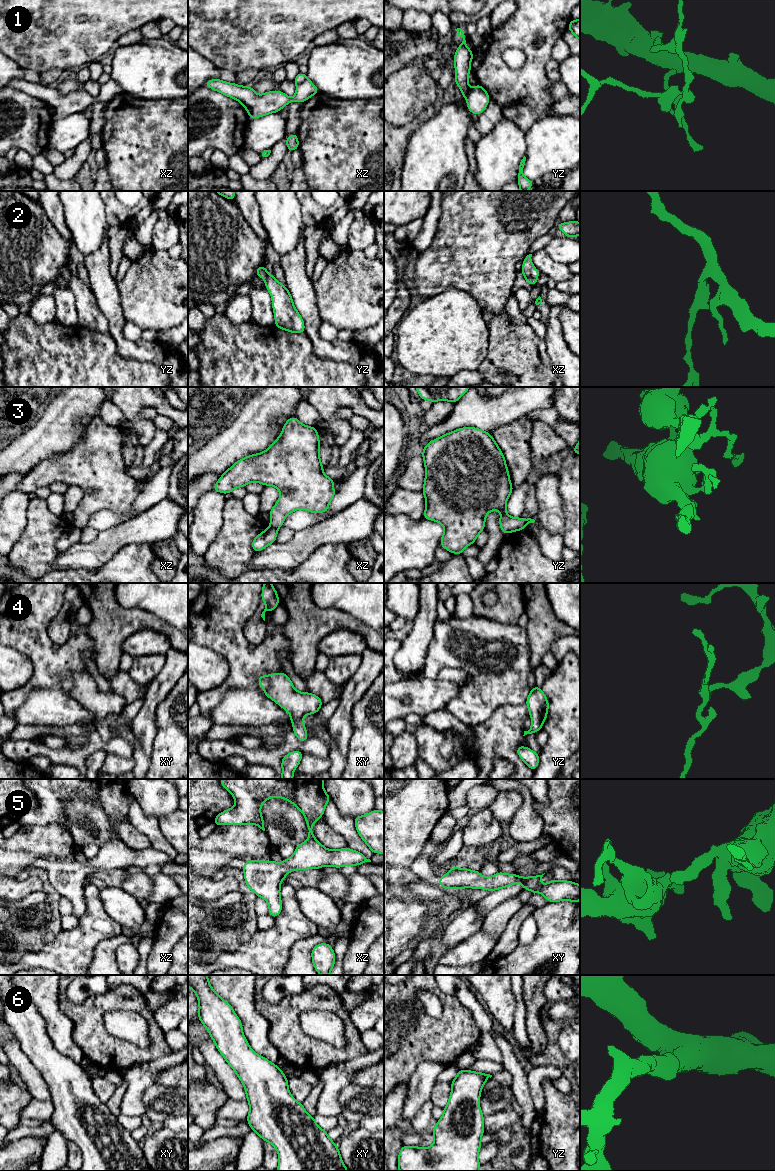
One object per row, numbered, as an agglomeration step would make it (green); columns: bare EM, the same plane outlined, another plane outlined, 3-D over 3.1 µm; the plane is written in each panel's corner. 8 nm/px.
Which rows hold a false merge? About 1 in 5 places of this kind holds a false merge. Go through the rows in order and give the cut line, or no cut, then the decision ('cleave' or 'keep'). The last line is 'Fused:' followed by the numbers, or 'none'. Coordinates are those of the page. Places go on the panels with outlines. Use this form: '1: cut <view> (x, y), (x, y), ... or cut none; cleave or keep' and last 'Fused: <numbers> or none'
1: cut none; keep
2: cut none; keep
3: cut xz (270, 527), (276, 529); cleave
4: cut none; keep
5: cut none; keep
6: cut none; keep
Fused: 3

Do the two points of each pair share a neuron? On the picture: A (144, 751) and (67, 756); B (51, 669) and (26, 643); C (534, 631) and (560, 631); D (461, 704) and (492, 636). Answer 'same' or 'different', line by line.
A: different
B: same
C: same
D: same

